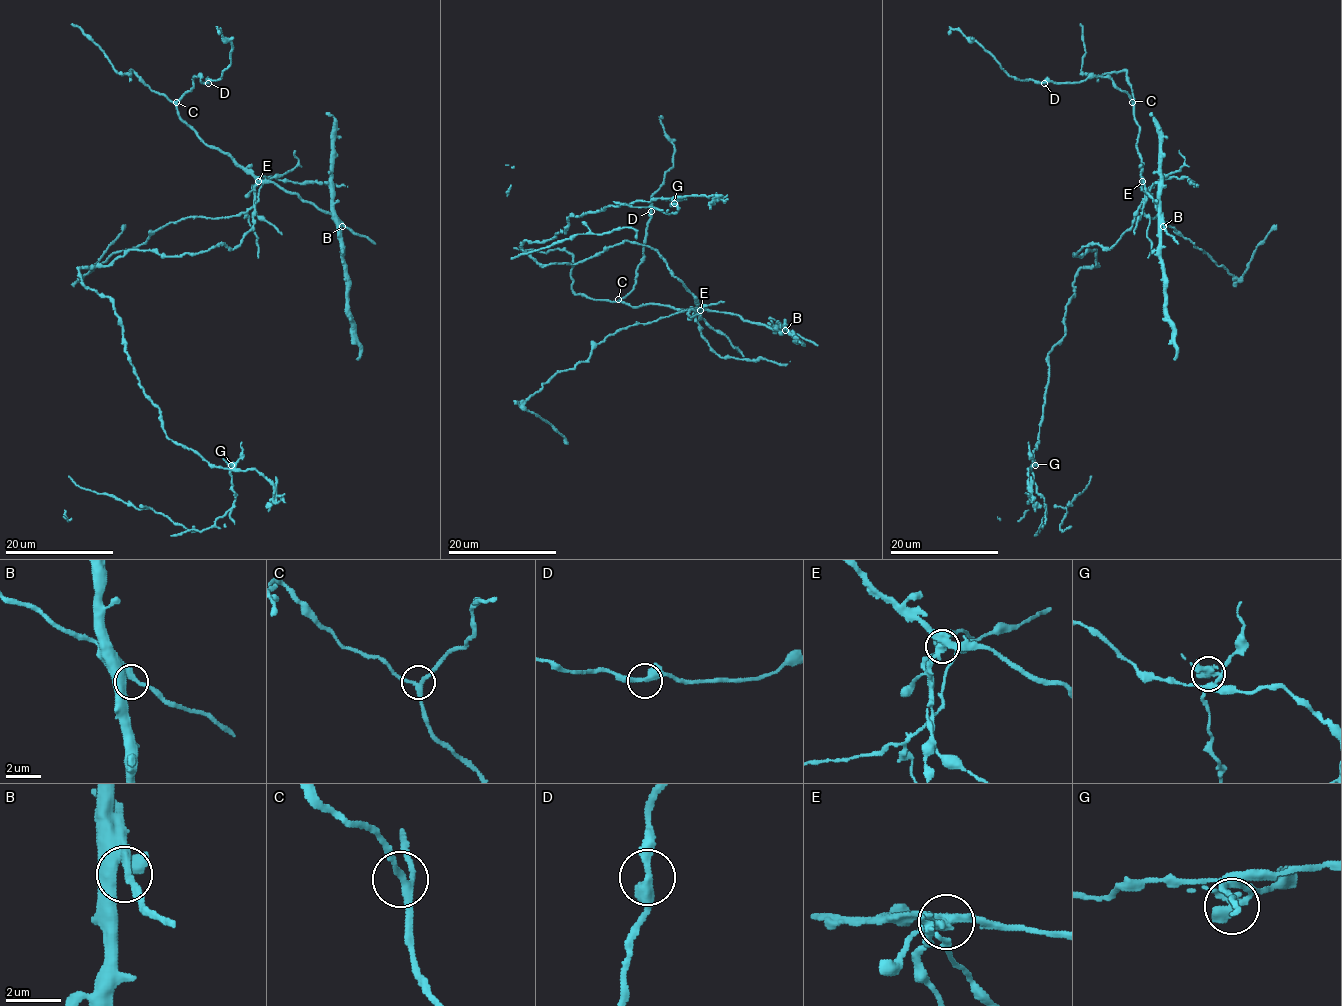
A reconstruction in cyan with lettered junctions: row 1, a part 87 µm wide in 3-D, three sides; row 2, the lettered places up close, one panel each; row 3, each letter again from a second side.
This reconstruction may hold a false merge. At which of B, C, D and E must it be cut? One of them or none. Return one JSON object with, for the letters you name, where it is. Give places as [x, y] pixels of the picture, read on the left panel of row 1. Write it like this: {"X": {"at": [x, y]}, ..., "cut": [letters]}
{"E": {"at": [258, 181]}, "cut": ["E"]}

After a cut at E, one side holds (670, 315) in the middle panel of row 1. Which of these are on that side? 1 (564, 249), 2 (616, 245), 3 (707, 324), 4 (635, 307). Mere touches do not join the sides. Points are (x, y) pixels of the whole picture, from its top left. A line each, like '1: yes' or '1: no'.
1: no
2: yes
3: yes
4: no

